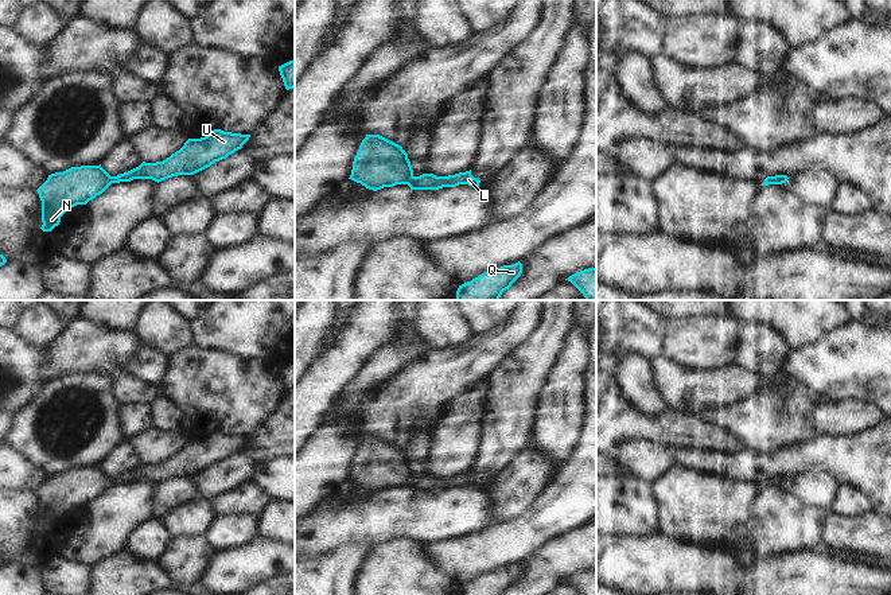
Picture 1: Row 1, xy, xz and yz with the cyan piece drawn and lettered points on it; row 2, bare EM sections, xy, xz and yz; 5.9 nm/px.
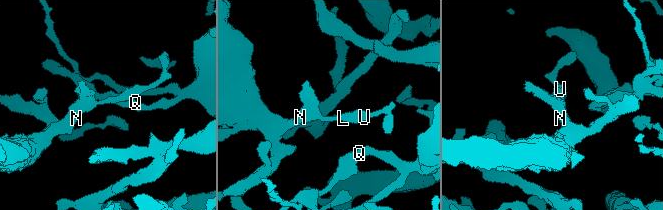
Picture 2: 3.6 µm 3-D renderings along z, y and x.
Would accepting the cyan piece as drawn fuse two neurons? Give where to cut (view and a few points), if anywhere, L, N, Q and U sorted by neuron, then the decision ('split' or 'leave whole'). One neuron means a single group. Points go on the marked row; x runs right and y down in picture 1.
no cut | L N Q U | leave whole

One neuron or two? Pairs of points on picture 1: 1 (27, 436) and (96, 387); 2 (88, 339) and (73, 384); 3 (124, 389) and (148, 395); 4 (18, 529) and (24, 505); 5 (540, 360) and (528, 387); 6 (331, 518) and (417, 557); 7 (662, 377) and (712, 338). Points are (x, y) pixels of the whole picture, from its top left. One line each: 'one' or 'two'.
1: one
2: two
3: one
4: one
5: one
6: two
7: two

